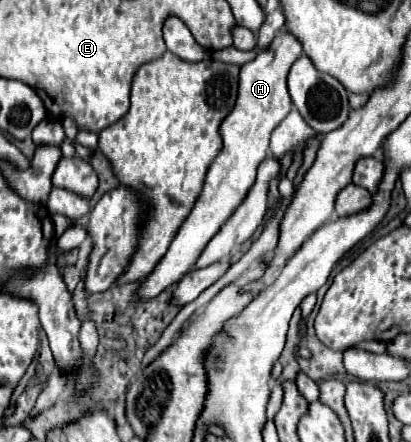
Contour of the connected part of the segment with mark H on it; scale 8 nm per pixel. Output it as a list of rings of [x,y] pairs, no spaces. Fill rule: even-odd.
[[[283,31],[269,43],[267,49],[257,51],[257,57],[253,61],[241,67],[237,103],[221,123],[223,149],[219,151],[219,159],[213,161],[205,179],[205,187],[199,195],[199,201],[195,203],[187,221],[181,225],[179,233],[175,235],[175,241],[171,241],[167,255],[163,257],[163,261],[159,261],[155,271],[151,271],[147,281],[139,287],[141,299],[151,299],[159,295],[163,289],[175,285],[195,265],[207,241],[237,209],[237,205],[247,195],[247,189],[251,189],[259,163],[269,155],[269,137],[273,129],[289,115],[293,107],[293,101],[287,91],[287,73],[301,55],[303,47],[299,39],[293,33]]]

